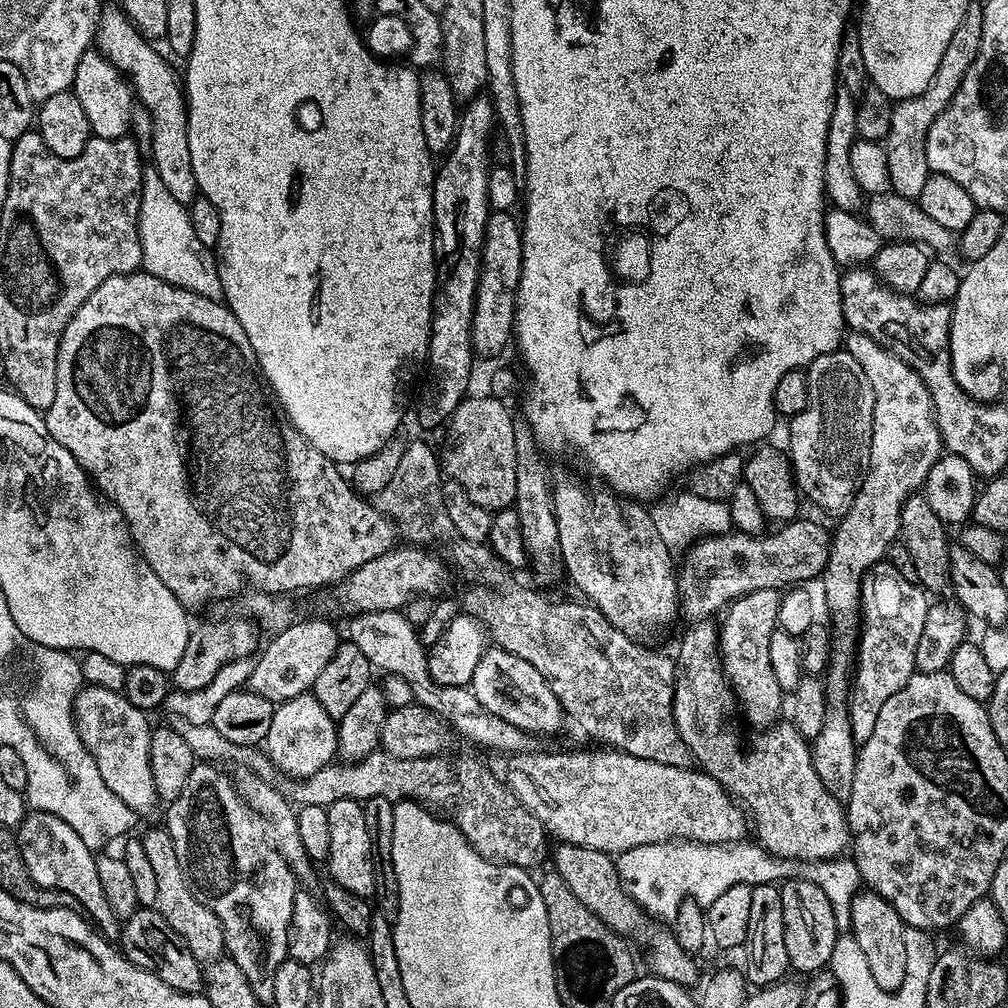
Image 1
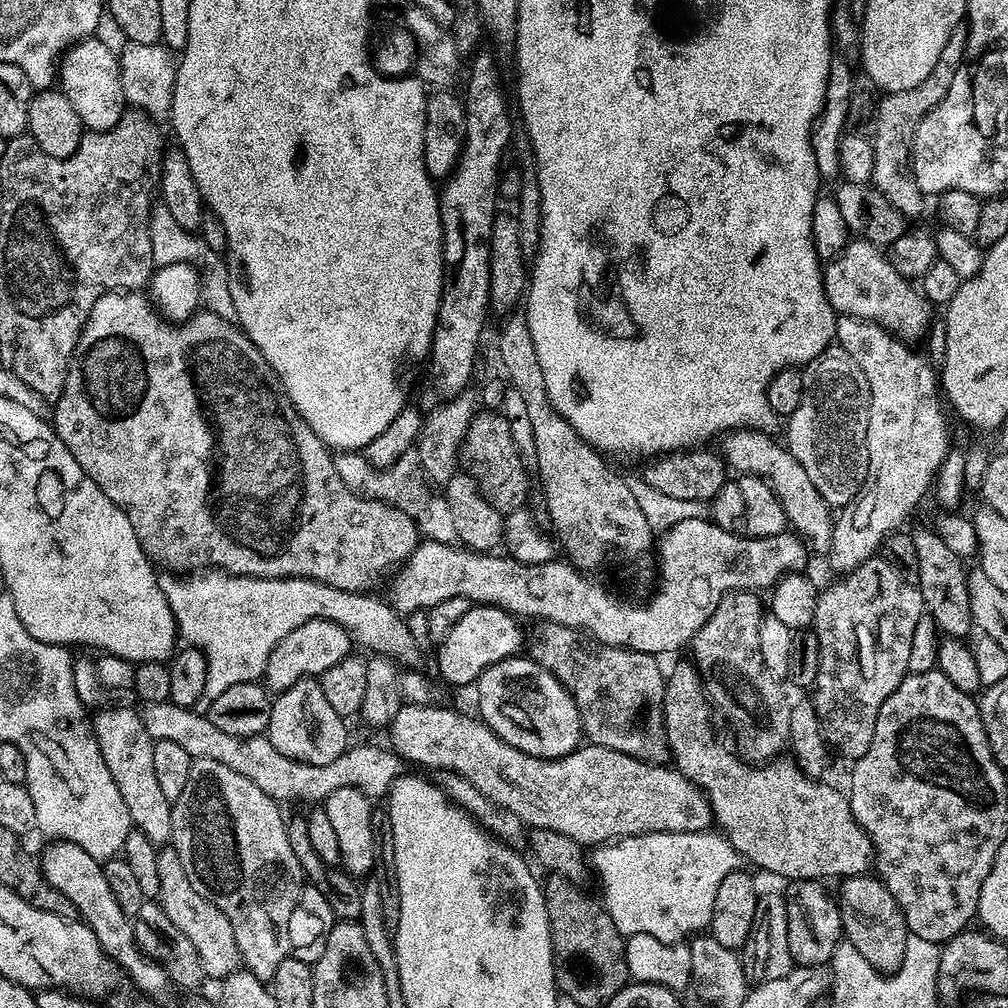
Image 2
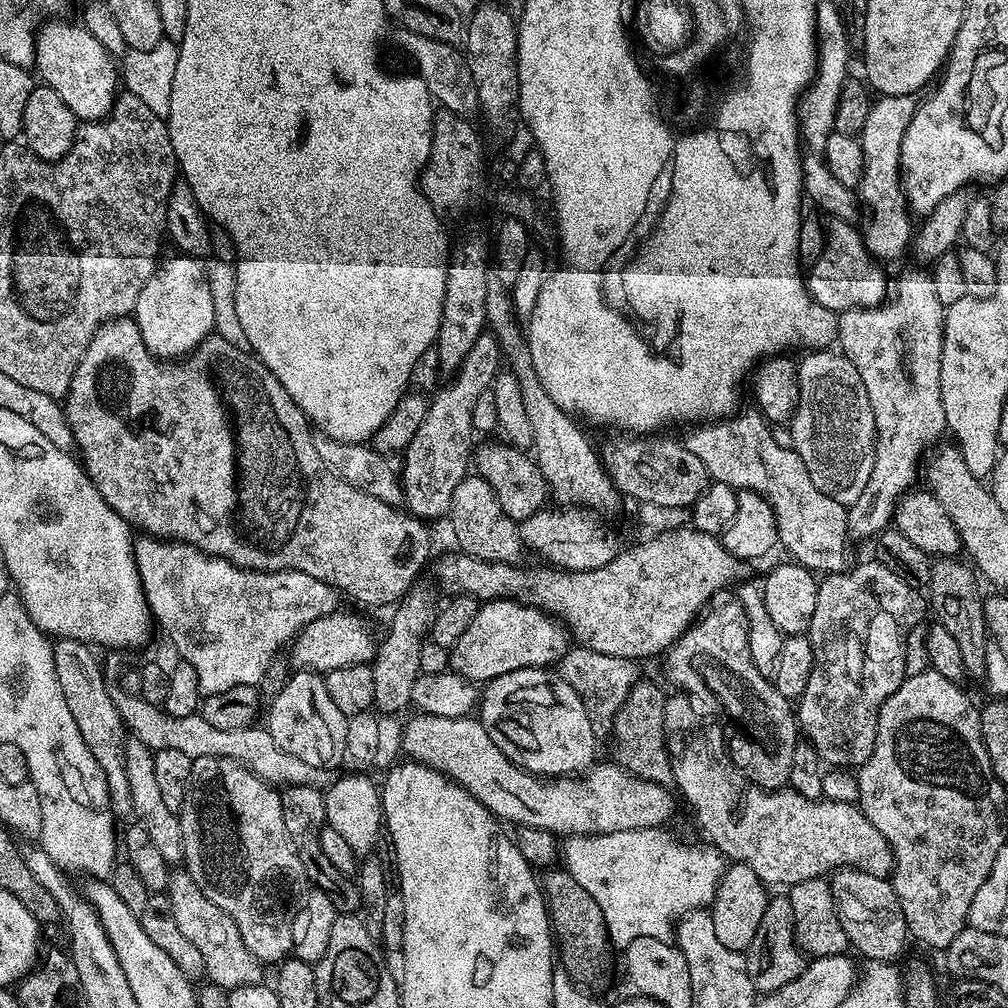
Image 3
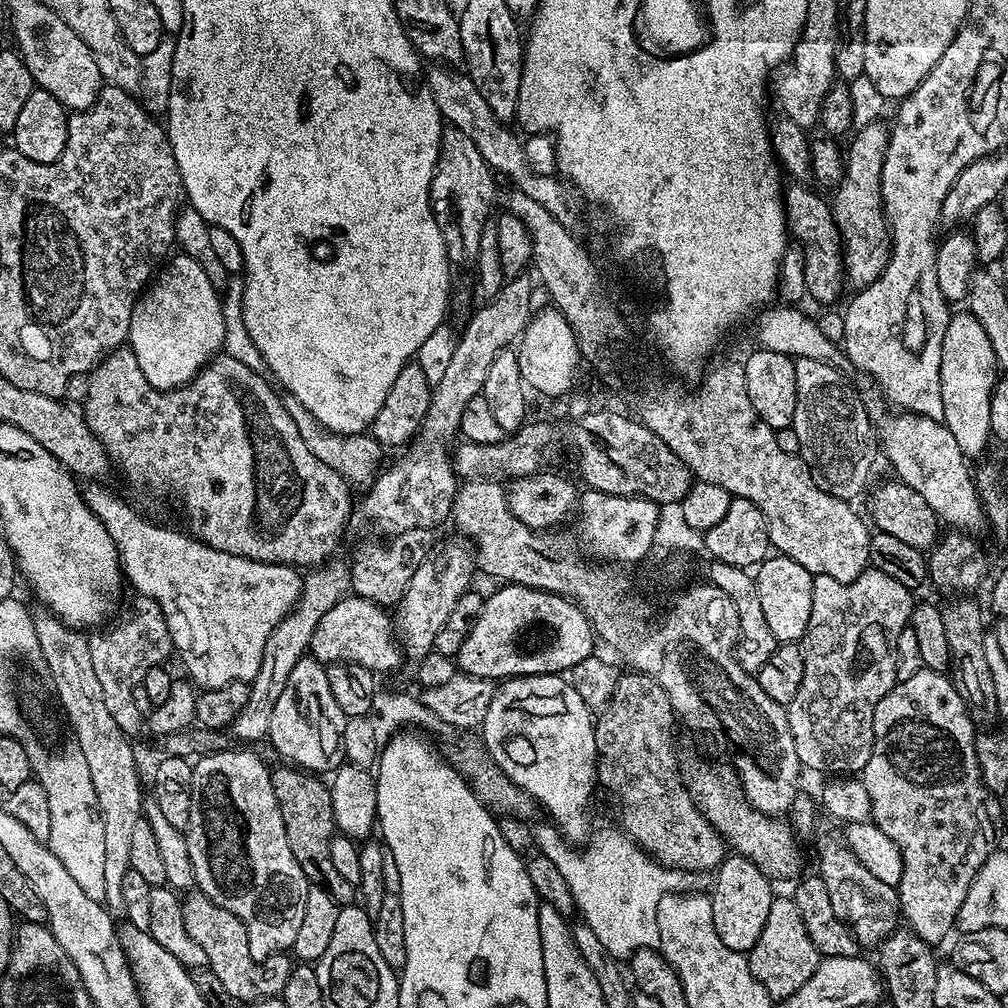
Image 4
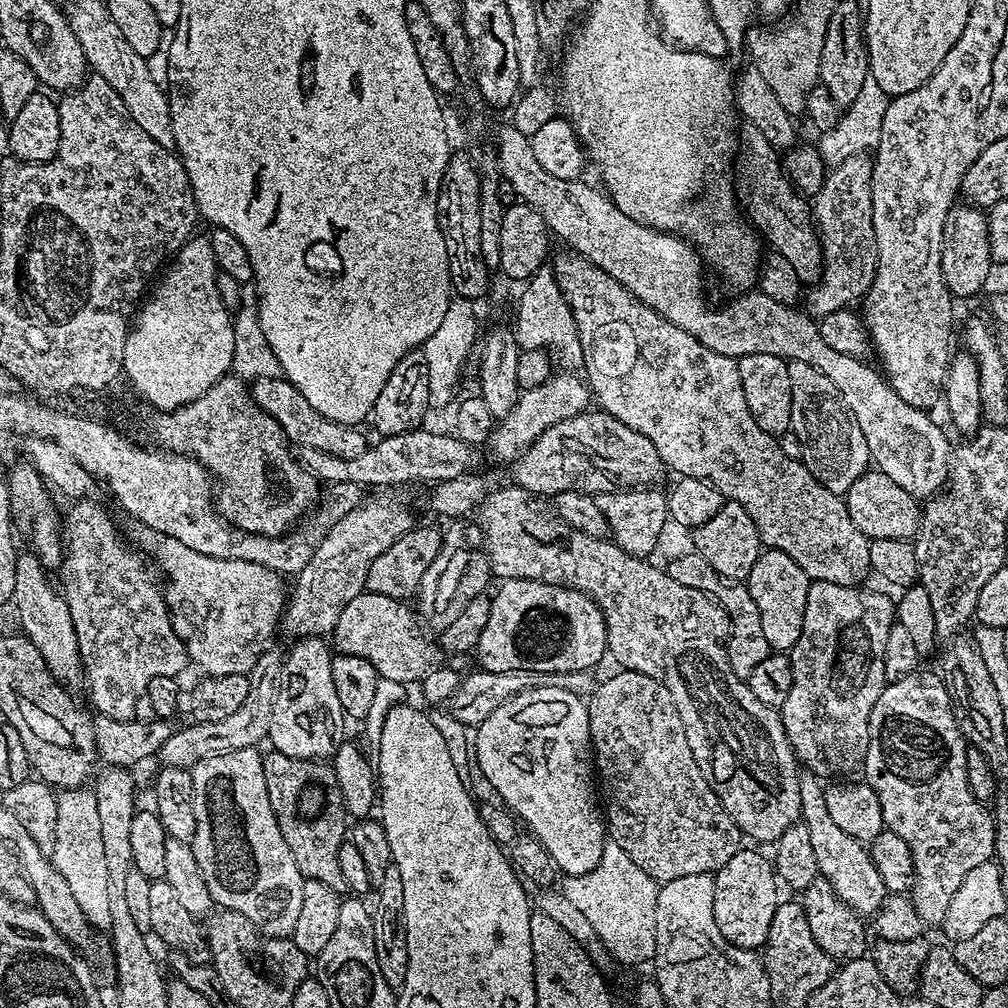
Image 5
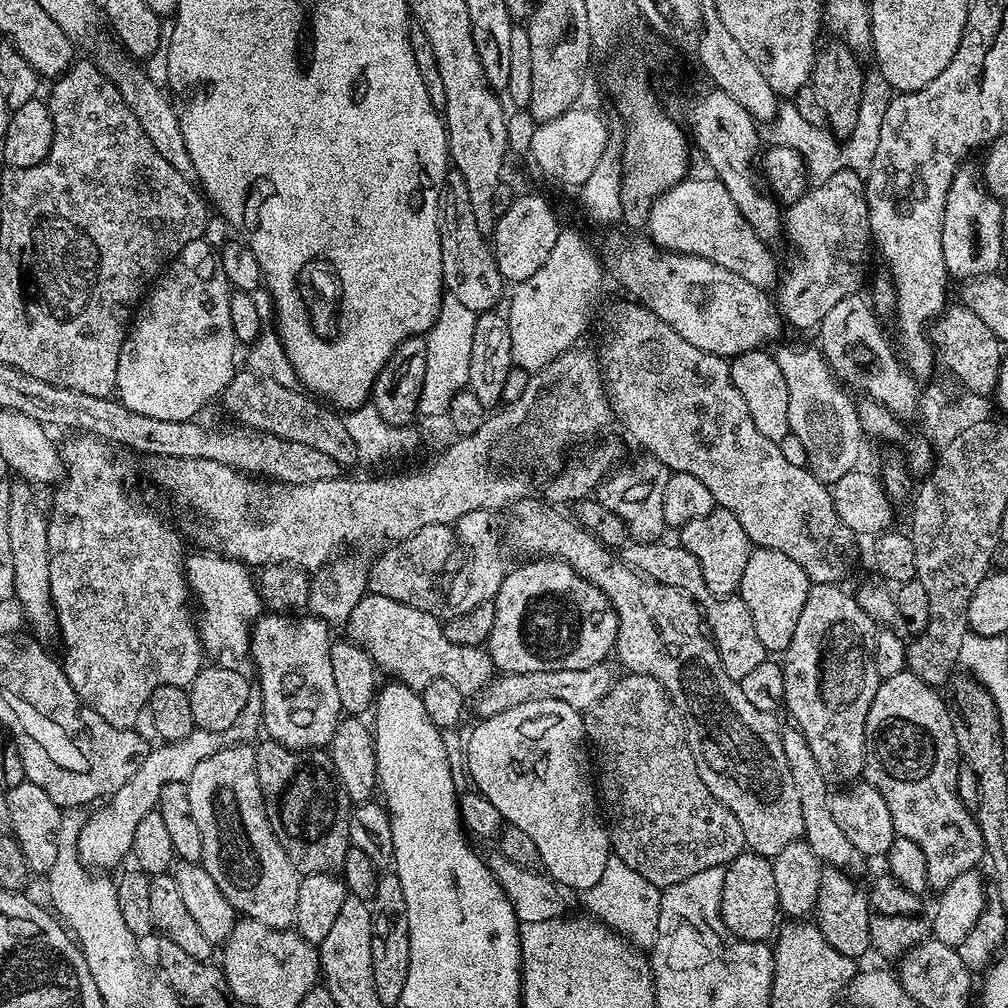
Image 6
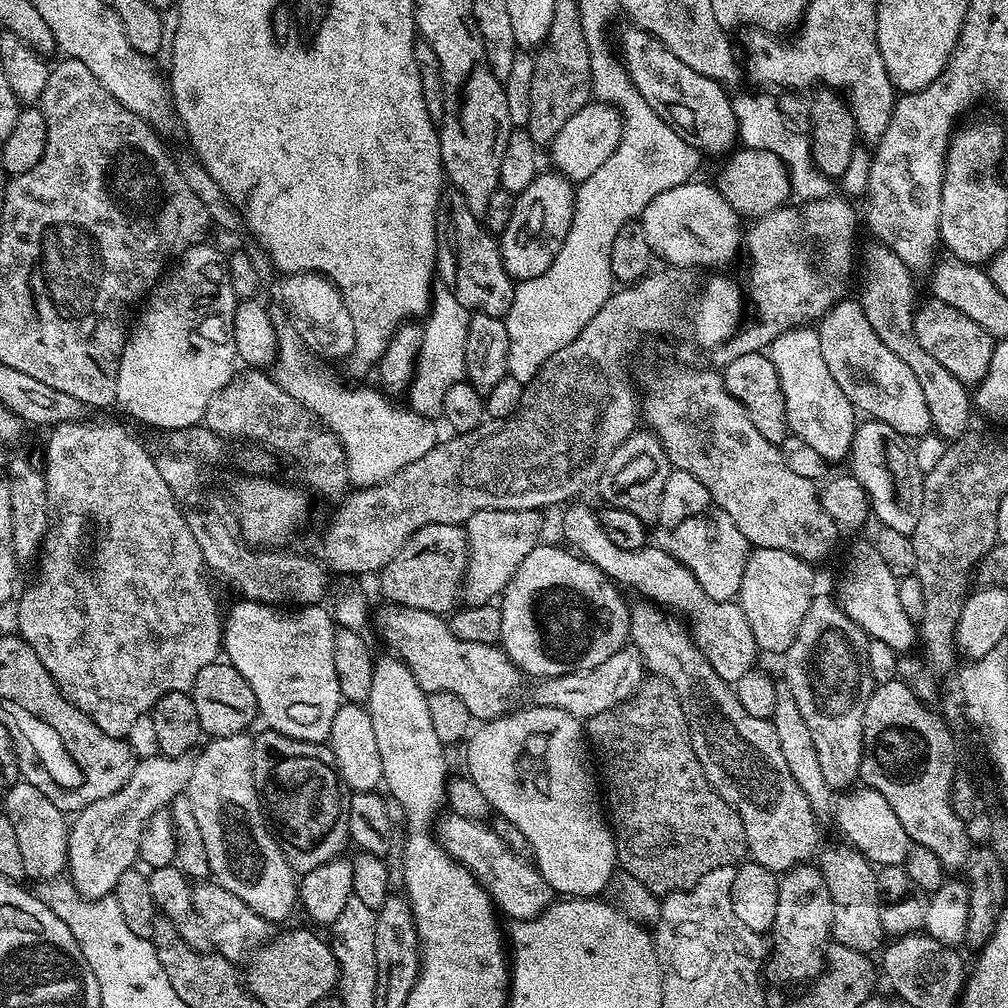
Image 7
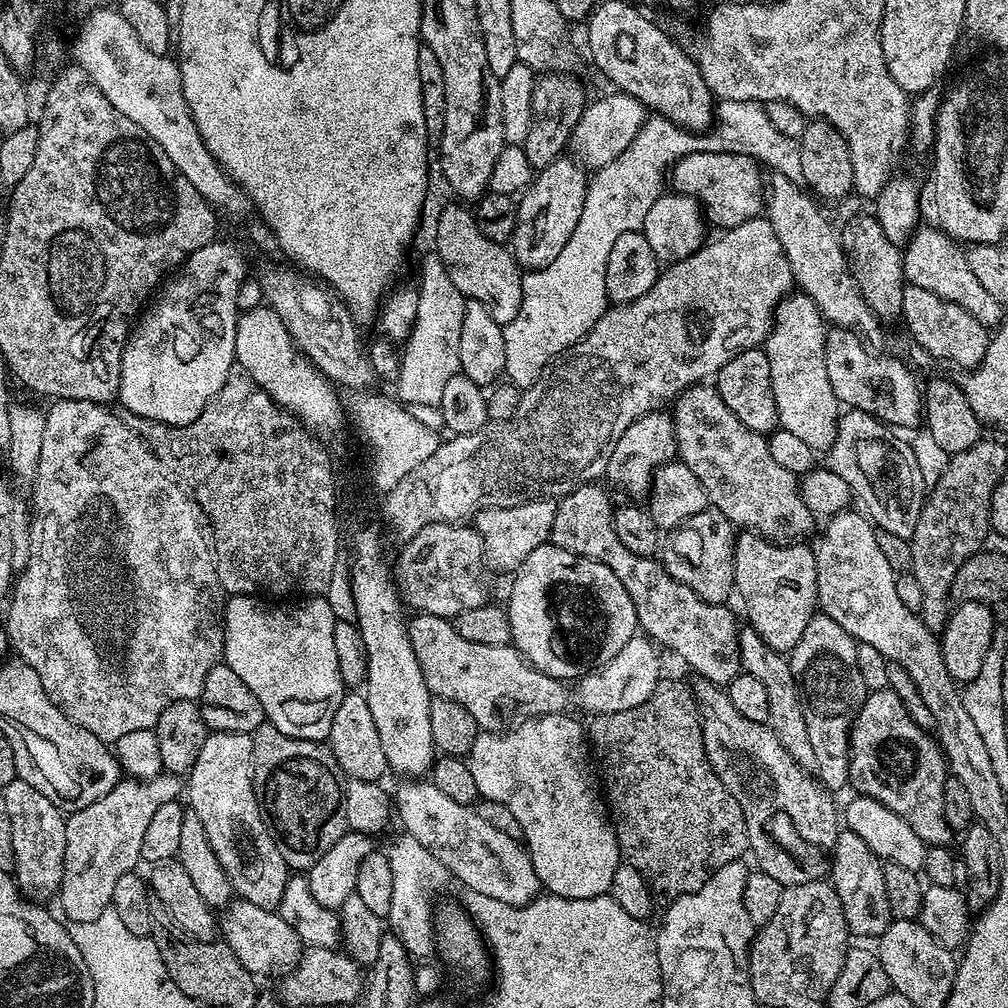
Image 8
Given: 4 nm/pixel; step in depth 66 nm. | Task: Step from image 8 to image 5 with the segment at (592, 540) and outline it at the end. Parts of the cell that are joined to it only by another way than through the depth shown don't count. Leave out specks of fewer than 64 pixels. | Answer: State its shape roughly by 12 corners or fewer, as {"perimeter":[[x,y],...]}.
{"perimeter":[[700,552],[666,564],[670,578],[724,607],[728,661],[746,678],[770,654],[747,583]]}

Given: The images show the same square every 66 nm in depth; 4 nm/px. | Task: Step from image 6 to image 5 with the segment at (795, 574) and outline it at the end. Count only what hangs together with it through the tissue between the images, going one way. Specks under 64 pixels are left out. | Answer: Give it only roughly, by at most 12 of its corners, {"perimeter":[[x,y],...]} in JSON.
{"perimeter":[[770,548],[746,583],[769,649],[791,653],[810,583]]}

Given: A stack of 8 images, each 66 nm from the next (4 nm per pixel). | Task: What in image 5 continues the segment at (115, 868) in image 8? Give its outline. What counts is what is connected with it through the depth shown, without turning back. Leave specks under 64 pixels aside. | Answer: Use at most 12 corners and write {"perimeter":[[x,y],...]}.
{"perimeter":[[262,653],[242,707],[222,722],[188,722],[159,763],[199,760],[263,745],[280,689],[281,653]]}

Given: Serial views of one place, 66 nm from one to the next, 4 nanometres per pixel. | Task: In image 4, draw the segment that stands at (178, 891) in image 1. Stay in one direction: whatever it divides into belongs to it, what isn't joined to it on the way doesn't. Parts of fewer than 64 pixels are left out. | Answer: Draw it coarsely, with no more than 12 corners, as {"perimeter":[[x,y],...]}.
{"perimeter":[[199,890],[182,918],[226,994],[283,993],[250,954],[246,926]]}

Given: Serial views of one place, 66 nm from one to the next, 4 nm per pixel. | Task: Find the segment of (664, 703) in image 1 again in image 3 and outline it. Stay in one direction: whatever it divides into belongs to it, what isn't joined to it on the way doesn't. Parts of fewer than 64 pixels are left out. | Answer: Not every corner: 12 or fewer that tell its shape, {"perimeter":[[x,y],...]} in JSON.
{"perimeter":[[569,647],[558,675],[608,730],[638,683],[626,658]]}

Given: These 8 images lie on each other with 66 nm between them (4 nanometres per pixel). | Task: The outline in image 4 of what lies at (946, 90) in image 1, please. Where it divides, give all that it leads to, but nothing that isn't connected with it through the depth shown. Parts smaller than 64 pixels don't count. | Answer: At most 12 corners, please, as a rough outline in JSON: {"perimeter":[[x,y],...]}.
{"perimeter":[[890,128],[846,148],[831,201],[844,275],[869,288],[888,265],[882,168]]}

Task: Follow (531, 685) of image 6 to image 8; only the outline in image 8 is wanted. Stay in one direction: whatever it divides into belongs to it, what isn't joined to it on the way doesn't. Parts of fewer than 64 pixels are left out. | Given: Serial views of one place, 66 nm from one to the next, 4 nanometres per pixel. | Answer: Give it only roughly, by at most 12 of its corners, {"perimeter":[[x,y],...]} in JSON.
{"perimeter":[[632,636],[610,662],[575,681],[591,714],[634,710],[662,679],[660,653]]}

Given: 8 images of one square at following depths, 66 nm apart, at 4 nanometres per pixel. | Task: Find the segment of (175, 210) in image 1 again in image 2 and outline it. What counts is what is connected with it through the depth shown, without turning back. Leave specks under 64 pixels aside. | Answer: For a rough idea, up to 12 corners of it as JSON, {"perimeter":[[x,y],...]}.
{"perimeter":[[153,207],[153,265],[190,264],[205,309],[235,321],[225,257]]}

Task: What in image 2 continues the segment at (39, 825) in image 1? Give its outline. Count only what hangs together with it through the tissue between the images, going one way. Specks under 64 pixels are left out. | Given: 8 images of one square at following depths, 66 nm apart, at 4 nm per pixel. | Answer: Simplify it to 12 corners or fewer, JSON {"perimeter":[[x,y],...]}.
{"perimeter":[[69,840],[39,853],[48,885],[148,996],[166,970],[136,944],[103,863]]}

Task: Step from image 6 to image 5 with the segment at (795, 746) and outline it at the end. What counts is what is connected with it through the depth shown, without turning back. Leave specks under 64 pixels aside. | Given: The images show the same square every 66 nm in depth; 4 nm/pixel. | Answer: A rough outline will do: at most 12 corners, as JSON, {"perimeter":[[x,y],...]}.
{"perimeter":[[800,776],[800,820],[820,875],[861,918],[889,890],[861,841],[834,823],[821,777]]}

